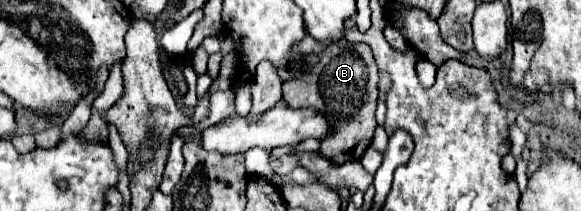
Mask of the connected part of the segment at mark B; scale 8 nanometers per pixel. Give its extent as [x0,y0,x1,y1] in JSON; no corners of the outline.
[284,42,378,164]

